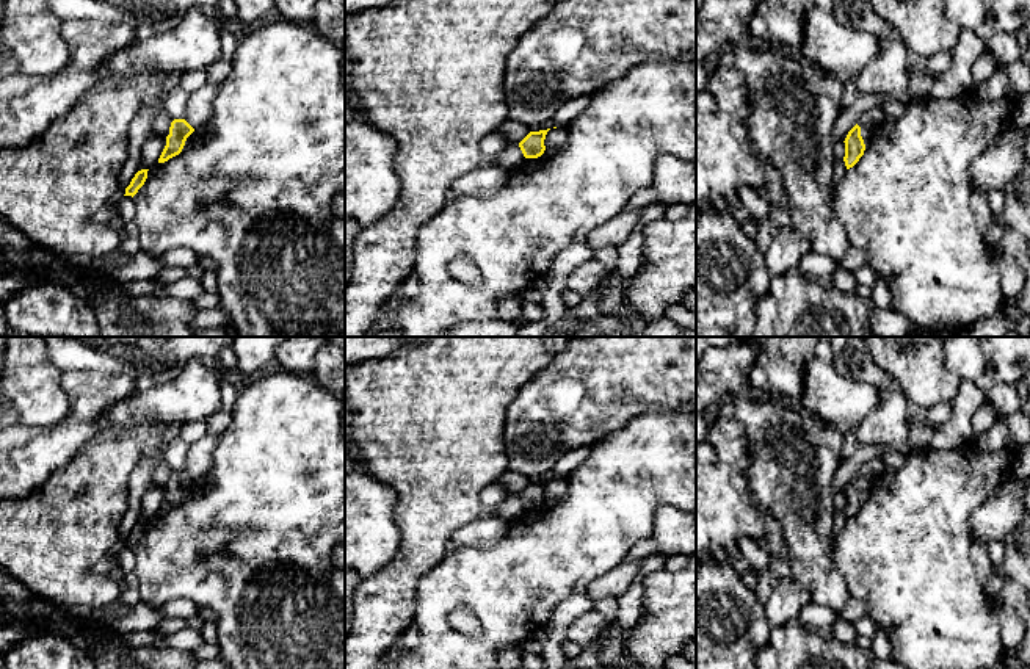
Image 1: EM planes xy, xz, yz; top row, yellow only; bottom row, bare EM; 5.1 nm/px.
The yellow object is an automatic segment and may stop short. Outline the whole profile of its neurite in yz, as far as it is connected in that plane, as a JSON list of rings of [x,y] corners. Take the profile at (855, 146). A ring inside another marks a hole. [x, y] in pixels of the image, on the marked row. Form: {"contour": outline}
{"contour": [[[856,124],[845,138],[845,166],[847,169],[853,168],[859,158],[864,155],[865,144],[861,136],[861,127]]]}

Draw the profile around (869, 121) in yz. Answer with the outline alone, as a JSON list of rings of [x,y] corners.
[[[884,103],[873,107],[859,118],[858,125],[861,127],[861,136],[870,136],[883,122],[886,122]]]

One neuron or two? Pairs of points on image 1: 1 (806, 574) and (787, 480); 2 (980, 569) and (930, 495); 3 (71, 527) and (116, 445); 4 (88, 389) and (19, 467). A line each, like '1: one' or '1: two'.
1: one
2: two
3: one
4: one

